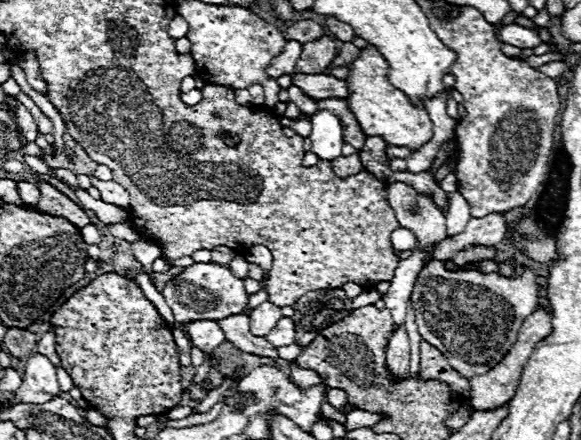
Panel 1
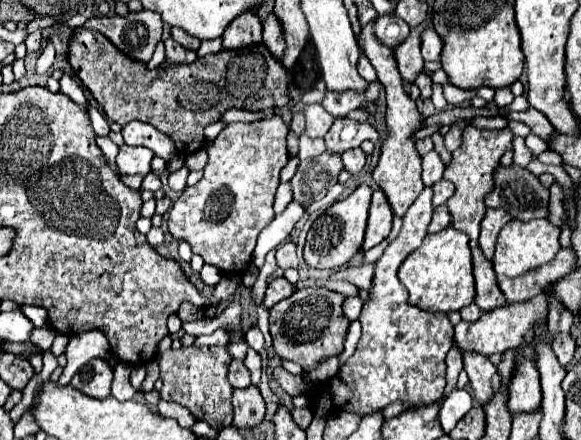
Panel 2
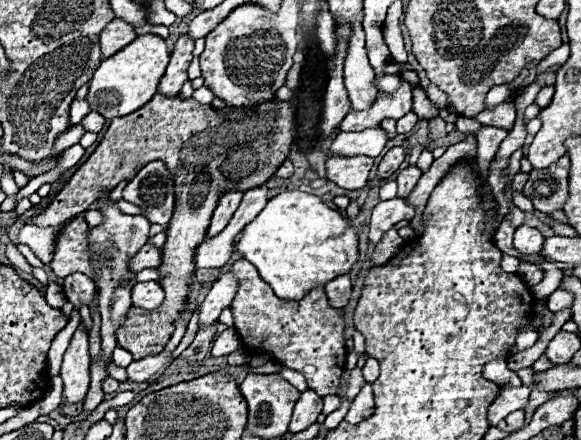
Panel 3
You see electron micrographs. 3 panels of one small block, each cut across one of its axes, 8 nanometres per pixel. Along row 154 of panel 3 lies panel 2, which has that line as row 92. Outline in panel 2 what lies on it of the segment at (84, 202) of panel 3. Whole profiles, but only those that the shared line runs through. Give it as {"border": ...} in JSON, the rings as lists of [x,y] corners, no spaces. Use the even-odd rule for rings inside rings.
{"border":[[[74,28],[72,40],[68,44],[68,62],[74,70],[74,74],[82,80],[82,84],[92,92],[108,120],[126,126],[132,120],[140,120],[146,124],[156,126],[162,130],[166,136],[170,136],[176,144],[176,152],[180,158],[196,152],[204,144],[204,128],[212,122],[218,122],[220,116],[230,110],[230,108],[240,108],[240,110],[268,110],[268,108],[280,108],[288,104],[288,84],[290,84],[290,74],[284,70],[282,62],[272,58],[264,46],[248,48],[244,52],[218,52],[218,54],[208,54],[204,58],[198,58],[196,62],[188,66],[172,66],[168,70],[144,70],[146,64],[134,62],[126,58],[122,52],[118,52],[112,42],[102,36],[100,32],[86,30],[86,28]]]}

